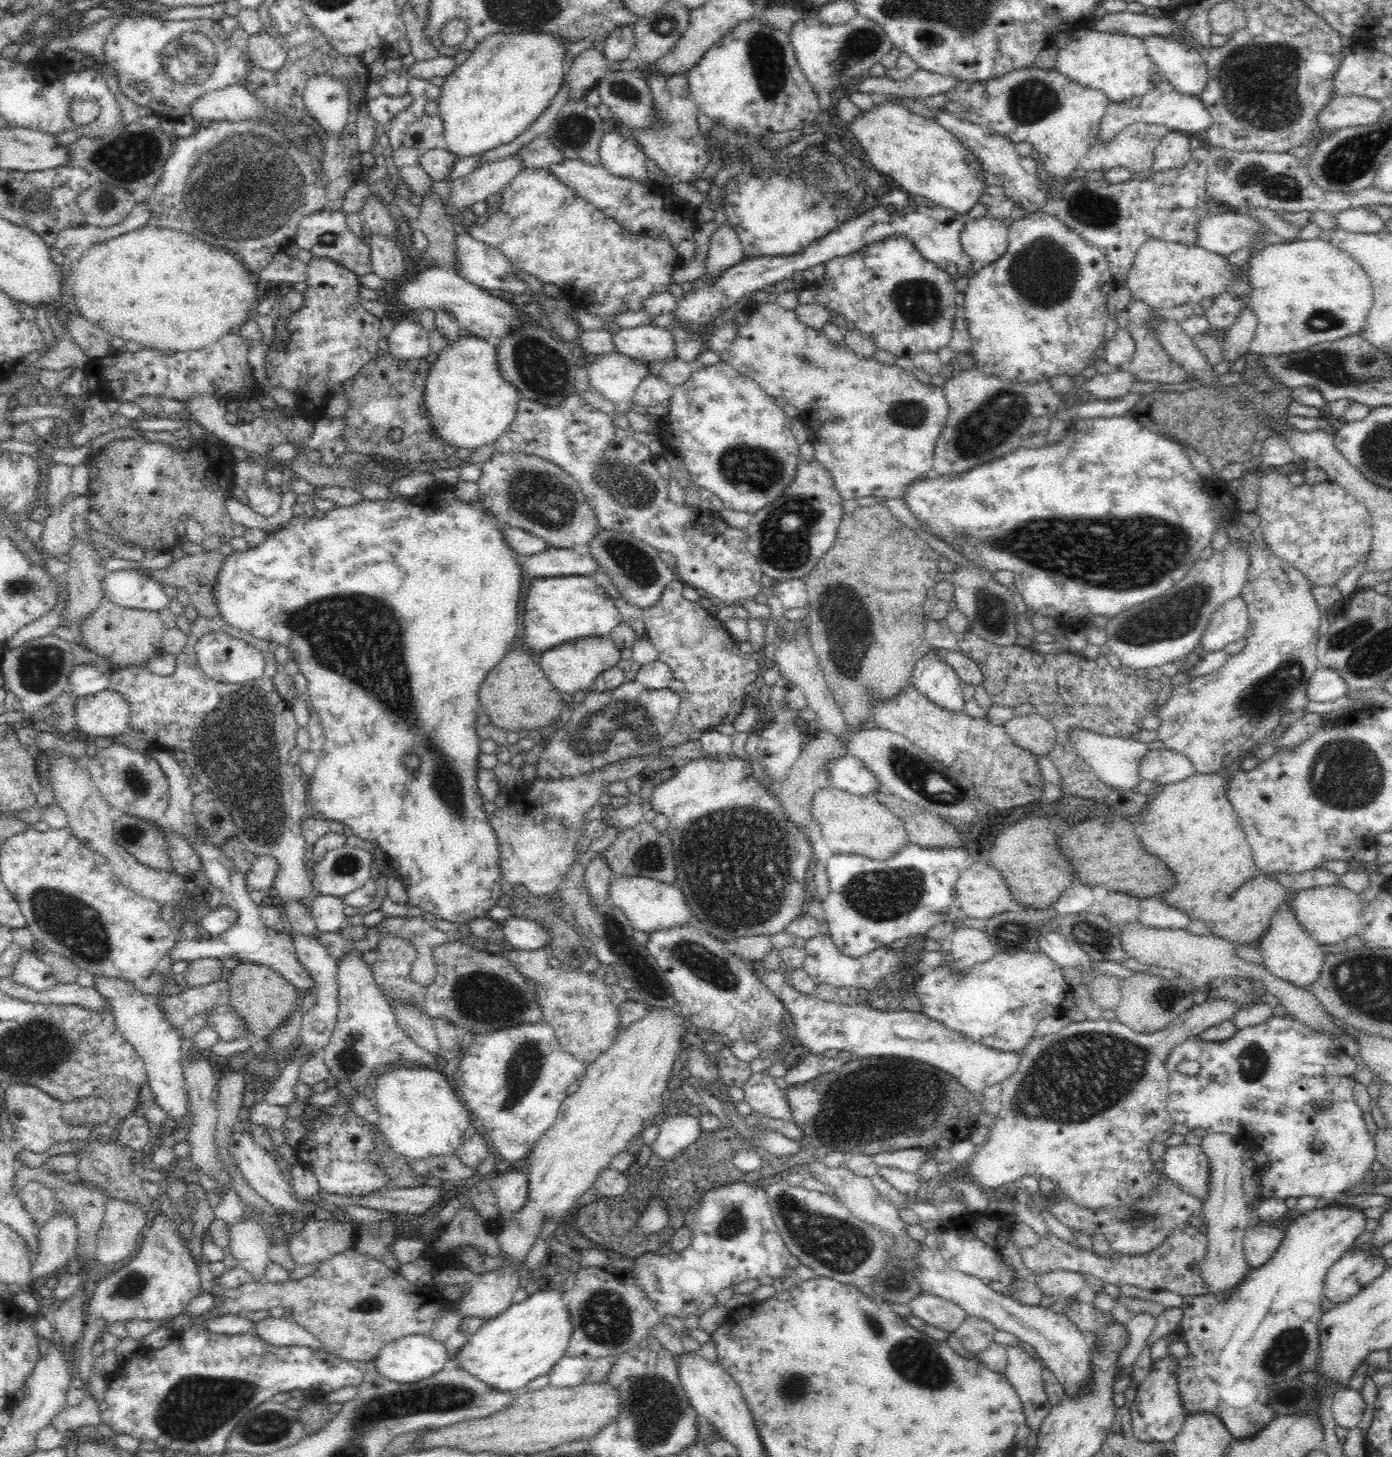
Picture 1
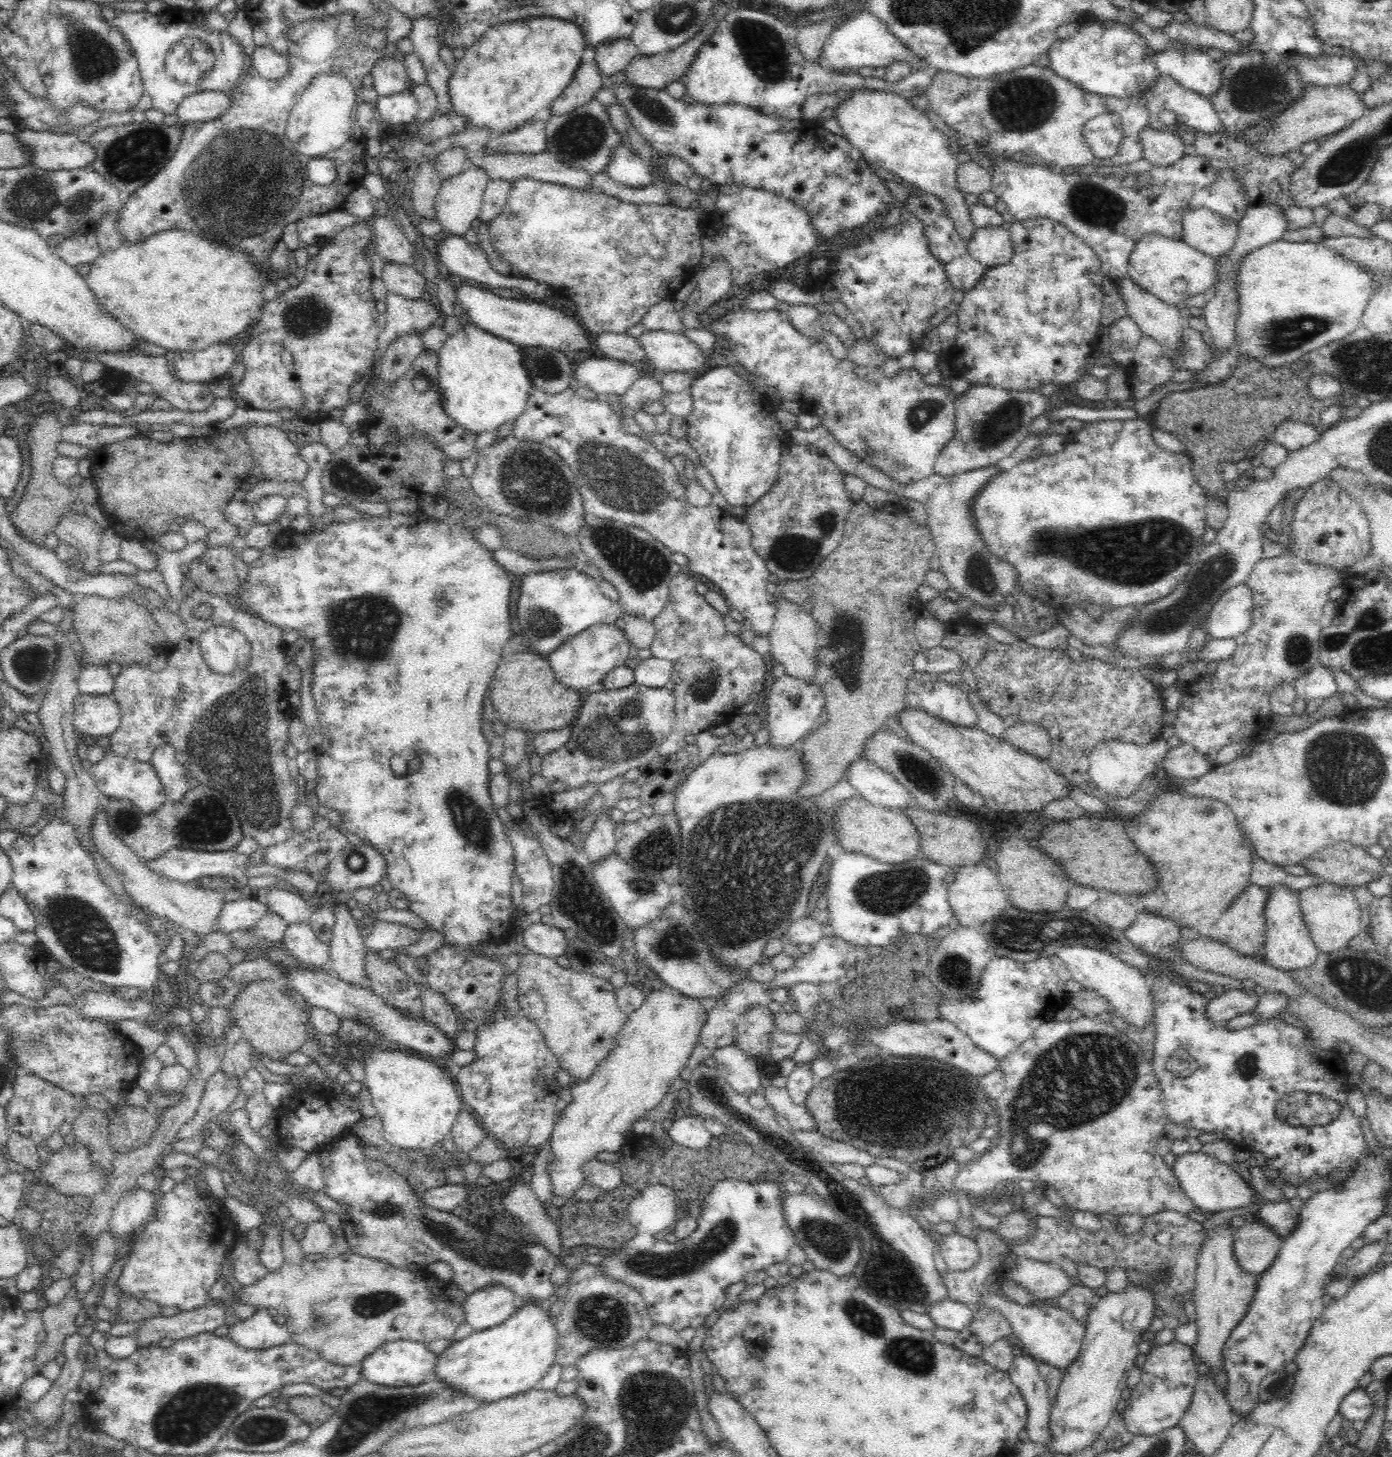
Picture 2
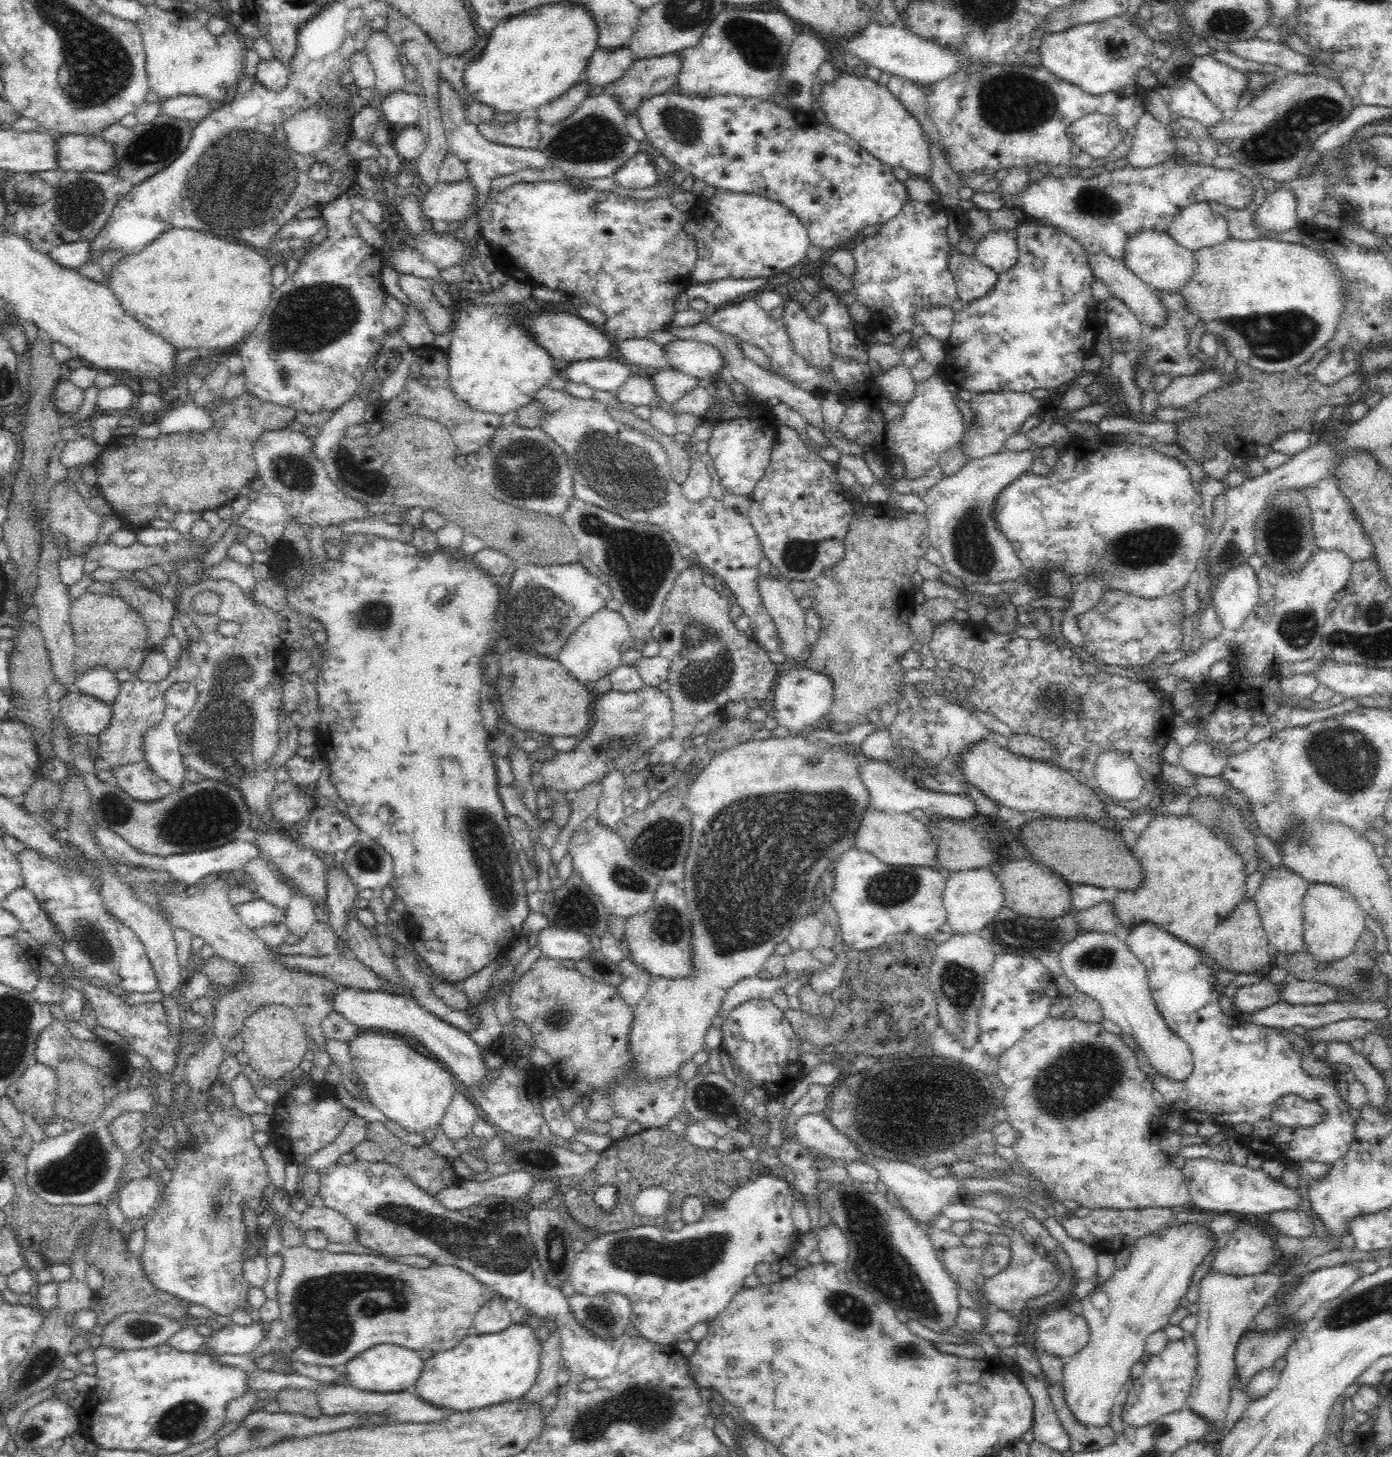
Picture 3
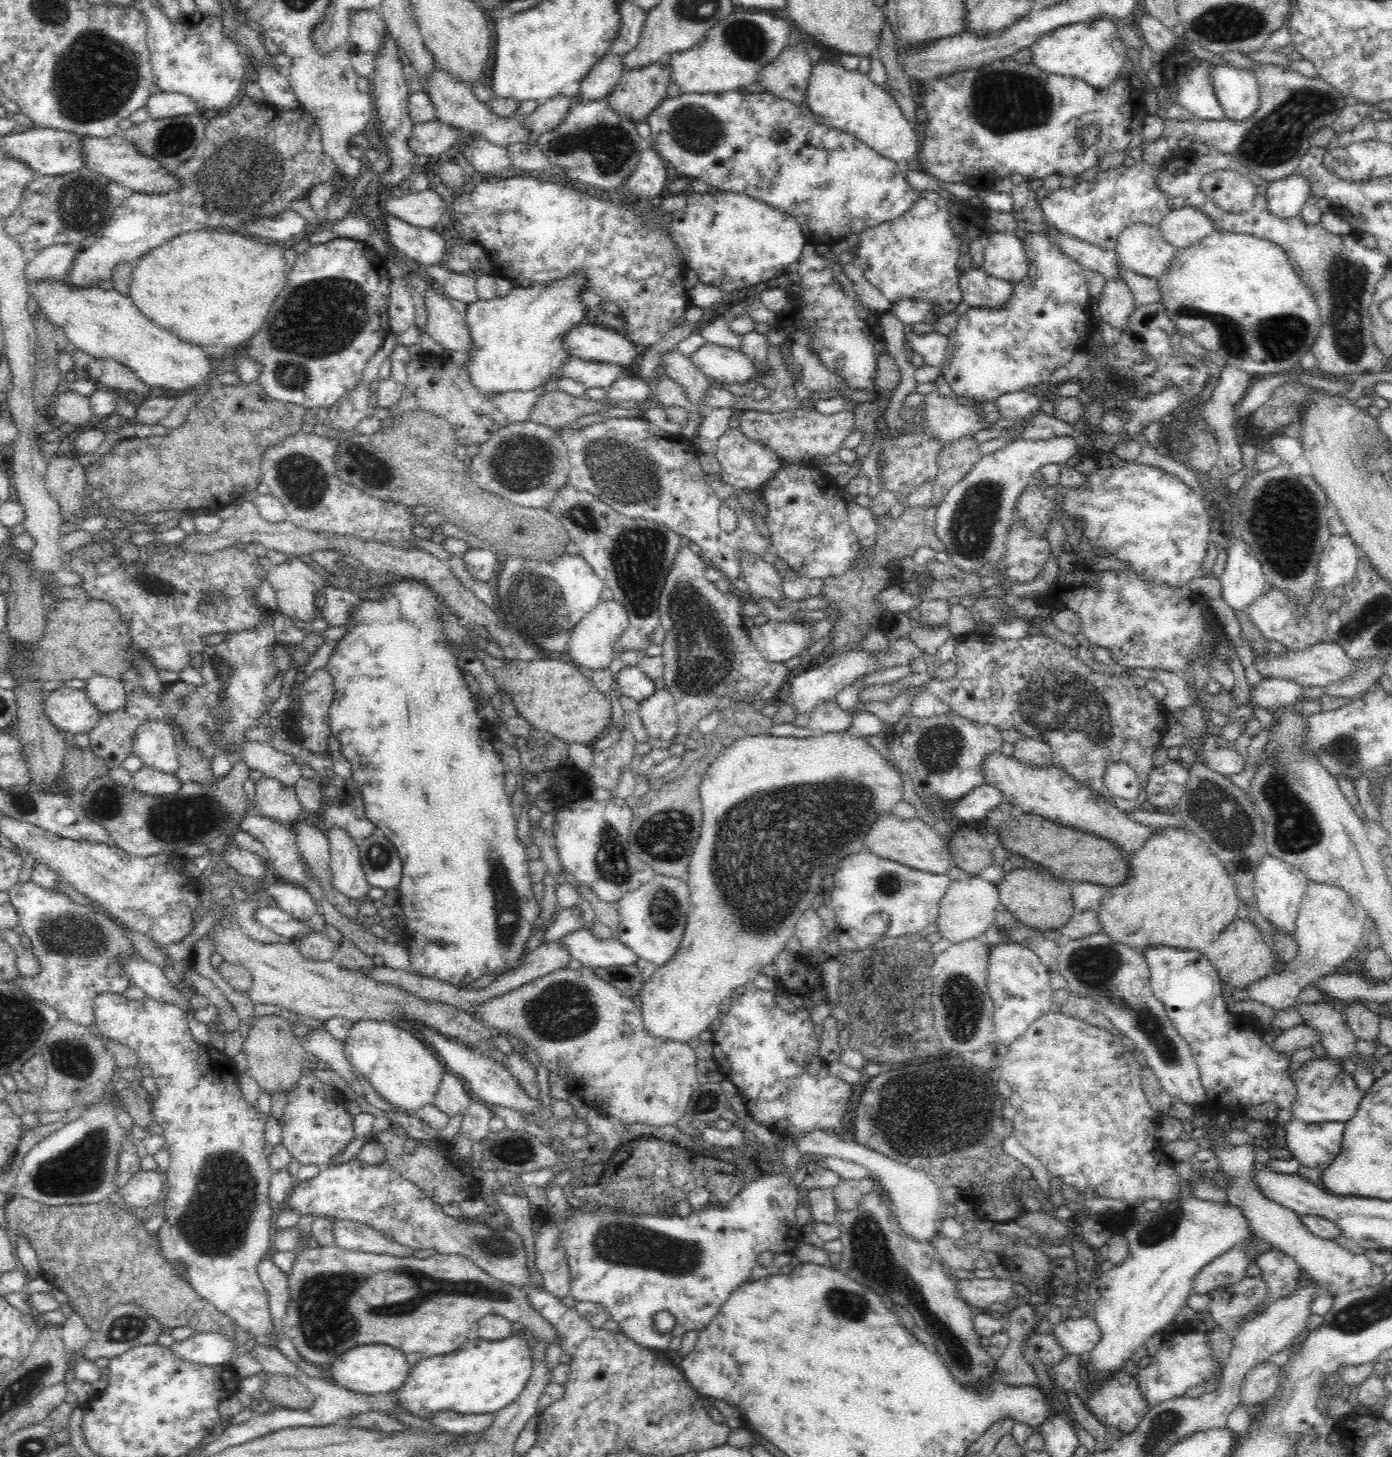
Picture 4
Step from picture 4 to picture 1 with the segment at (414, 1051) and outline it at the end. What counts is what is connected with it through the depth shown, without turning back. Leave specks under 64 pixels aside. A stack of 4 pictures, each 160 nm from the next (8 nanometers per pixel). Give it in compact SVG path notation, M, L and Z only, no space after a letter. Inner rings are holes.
M440 1066L434 1067L400 1067L391 1068L378 1079L375 1089L376 1096L372 1100L378 1112L379 1120L375 1125L395 1153L408 1159L430 1158L431 1156L456 1155L464 1140L464 1132L471 1125L471 1113L458 1098L455 1090L446 1081Z

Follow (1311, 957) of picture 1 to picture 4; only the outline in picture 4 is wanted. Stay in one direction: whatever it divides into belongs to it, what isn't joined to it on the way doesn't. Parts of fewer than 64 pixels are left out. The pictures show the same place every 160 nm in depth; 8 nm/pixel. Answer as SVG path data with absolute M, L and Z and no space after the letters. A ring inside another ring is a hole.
M1266 854L1255 870L1253 889L1258 914L1270 921L1270 924L1278 931L1293 936L1295 922L1299 913L1299 904L1308 883L1308 877L1298 867Z

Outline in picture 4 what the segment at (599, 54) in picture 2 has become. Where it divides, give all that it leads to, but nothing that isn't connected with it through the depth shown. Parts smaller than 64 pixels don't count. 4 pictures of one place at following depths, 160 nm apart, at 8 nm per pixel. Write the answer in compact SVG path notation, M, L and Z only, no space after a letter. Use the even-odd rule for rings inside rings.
M606 52L581 80L579 99L604 99L612 93L626 70L620 54Z

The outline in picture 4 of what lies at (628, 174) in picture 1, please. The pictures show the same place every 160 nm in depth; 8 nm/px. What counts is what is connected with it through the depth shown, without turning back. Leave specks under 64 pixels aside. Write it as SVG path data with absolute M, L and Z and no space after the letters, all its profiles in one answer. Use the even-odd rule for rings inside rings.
M646 149L640 154L635 172L624 182L624 191L633 199L658 196L664 188L664 181L672 175L656 150Z

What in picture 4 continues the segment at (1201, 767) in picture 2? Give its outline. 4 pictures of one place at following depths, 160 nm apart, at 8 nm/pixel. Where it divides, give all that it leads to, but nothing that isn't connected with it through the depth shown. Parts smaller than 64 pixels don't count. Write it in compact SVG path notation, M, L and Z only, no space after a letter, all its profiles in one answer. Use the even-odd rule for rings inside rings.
M1211 735L1204 740L1199 760L1211 771L1229 777L1242 772L1246 756L1240 755L1234 748L1219 748L1216 746L1216 738Z

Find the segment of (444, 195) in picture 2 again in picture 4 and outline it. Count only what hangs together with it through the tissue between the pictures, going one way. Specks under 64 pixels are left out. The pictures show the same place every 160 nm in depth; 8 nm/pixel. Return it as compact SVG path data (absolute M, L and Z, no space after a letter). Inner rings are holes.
M432 186L416 193L406 191L400 198L389 196L383 207L388 214L412 226L436 229L440 227L440 216L447 212L446 203Z

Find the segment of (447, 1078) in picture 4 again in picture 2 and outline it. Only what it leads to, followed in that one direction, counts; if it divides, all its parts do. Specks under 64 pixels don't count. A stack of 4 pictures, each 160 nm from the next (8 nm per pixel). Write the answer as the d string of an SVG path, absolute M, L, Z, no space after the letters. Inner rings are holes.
M464 1107L460 1112L460 1118L452 1126L450 1138L454 1140L459 1150L469 1155L486 1138L486 1135L486 1131L480 1126L479 1119L468 1108Z

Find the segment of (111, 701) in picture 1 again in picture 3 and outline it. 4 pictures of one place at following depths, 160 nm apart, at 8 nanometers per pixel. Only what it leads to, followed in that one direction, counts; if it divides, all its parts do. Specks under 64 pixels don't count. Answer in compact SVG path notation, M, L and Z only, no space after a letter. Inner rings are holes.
M71 691L59 700L60 719L78 738L99 735L112 722L112 706L95 696Z

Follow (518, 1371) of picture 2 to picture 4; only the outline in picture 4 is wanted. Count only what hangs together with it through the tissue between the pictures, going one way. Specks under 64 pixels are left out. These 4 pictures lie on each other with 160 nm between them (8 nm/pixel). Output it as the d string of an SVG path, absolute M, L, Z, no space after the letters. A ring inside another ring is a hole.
M474 1334L459 1349L448 1354L422 1358L406 1377L406 1382L394 1391L395 1400L418 1418L428 1418L438 1410L460 1414L495 1413L514 1402L530 1378L533 1362L526 1340L508 1336L488 1341Z

